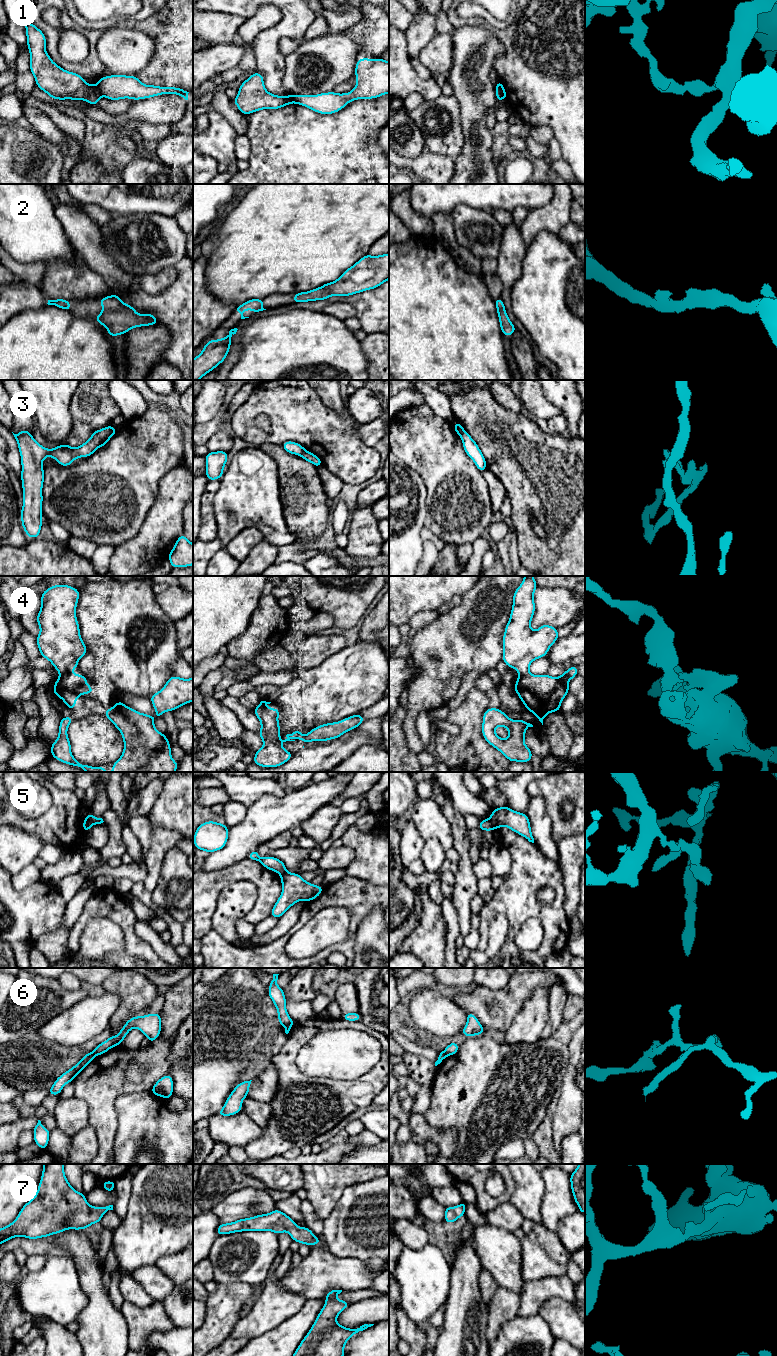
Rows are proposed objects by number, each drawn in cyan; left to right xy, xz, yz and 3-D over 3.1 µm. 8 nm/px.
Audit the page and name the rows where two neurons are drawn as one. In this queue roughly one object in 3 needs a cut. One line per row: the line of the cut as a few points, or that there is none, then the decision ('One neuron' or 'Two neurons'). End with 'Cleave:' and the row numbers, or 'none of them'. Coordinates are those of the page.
1: Split along xy (96, 85), (102, 95). Two neurons
2: No split. One neuron
3: Split along xy (113, 428), (98, 446). Two neurons
4: No split. One neuron
5: Split along yz (489, 818), (494, 828). Two neurons
6: Split along xy (91, 1052), (95, 1055). Two neurons
7: No split. One neuron
Cleave: 1, 3, 5, 6

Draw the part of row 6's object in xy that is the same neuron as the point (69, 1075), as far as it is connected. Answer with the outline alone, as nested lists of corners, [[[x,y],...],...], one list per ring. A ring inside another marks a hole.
[[[91,1052],[85,1054],[83,1058],[71,1069],[67,1070],[61,1076],[59,1076],[49,1090],[49,1095],[59,1095],[63,1087],[73,1081],[75,1077],[95,1058],[95,1055]]]

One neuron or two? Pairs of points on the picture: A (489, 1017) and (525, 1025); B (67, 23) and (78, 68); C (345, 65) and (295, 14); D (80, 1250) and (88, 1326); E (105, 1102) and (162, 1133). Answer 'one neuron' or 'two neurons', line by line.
A: two neurons
B: one neuron
C: two neurons
D: one neuron
E: two neurons

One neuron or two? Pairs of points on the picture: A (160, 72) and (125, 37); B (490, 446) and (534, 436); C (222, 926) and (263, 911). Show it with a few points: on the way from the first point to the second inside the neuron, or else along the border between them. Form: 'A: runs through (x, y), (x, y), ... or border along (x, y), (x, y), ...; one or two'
A: border along (149, 36), (154, 43), (154, 53), (136, 76); two
B: runs through (483, 428), (487, 422), (516, 434); one
C: border along (257, 897), (254, 905), (244, 917); two

